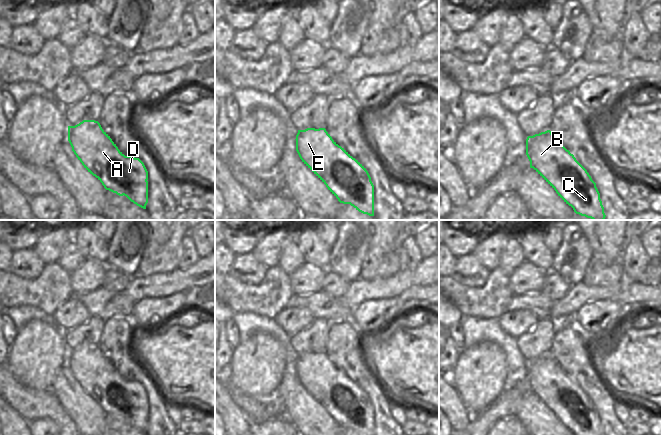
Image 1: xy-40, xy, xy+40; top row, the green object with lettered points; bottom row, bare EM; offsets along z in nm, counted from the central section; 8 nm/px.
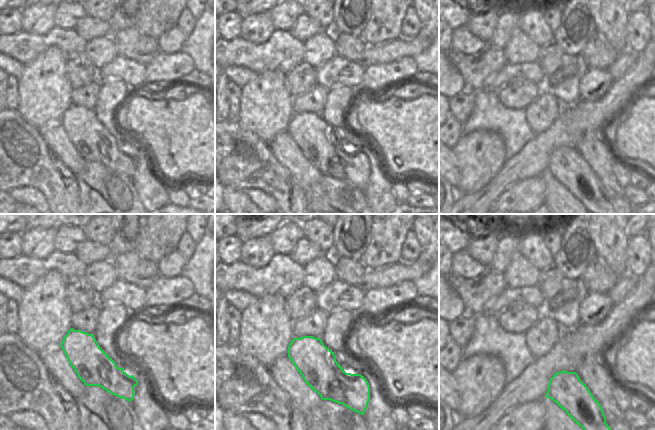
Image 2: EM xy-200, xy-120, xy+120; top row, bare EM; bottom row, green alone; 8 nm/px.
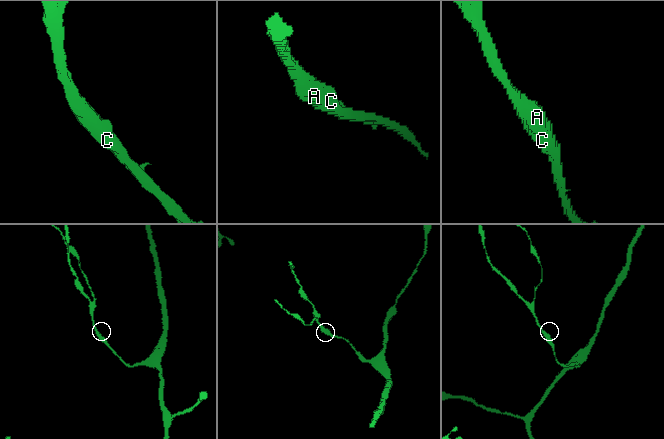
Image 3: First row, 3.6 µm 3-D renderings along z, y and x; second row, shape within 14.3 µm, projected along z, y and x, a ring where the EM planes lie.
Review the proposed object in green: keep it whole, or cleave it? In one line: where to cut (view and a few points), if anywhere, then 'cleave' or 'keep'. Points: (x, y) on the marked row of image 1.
no cut; keep

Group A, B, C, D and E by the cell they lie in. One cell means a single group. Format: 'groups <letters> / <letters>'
groups A B C D E

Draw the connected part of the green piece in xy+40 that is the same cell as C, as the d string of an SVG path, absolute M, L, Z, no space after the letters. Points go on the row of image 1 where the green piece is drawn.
M550 130L527 137L526 155L530 168L533 168L576 214L592 220L605 219L596 183Z

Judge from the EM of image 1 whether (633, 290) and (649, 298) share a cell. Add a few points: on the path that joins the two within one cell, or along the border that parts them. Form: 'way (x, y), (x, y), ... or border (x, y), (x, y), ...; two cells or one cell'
way (637, 294), (645, 294); one cell

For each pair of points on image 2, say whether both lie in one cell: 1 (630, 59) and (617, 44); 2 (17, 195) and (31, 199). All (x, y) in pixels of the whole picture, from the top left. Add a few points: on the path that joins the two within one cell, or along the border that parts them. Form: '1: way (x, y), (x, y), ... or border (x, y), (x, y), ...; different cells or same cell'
1: border (627, 49), (620, 54); different cells
2: way (20, 195), (28, 196); same cell

